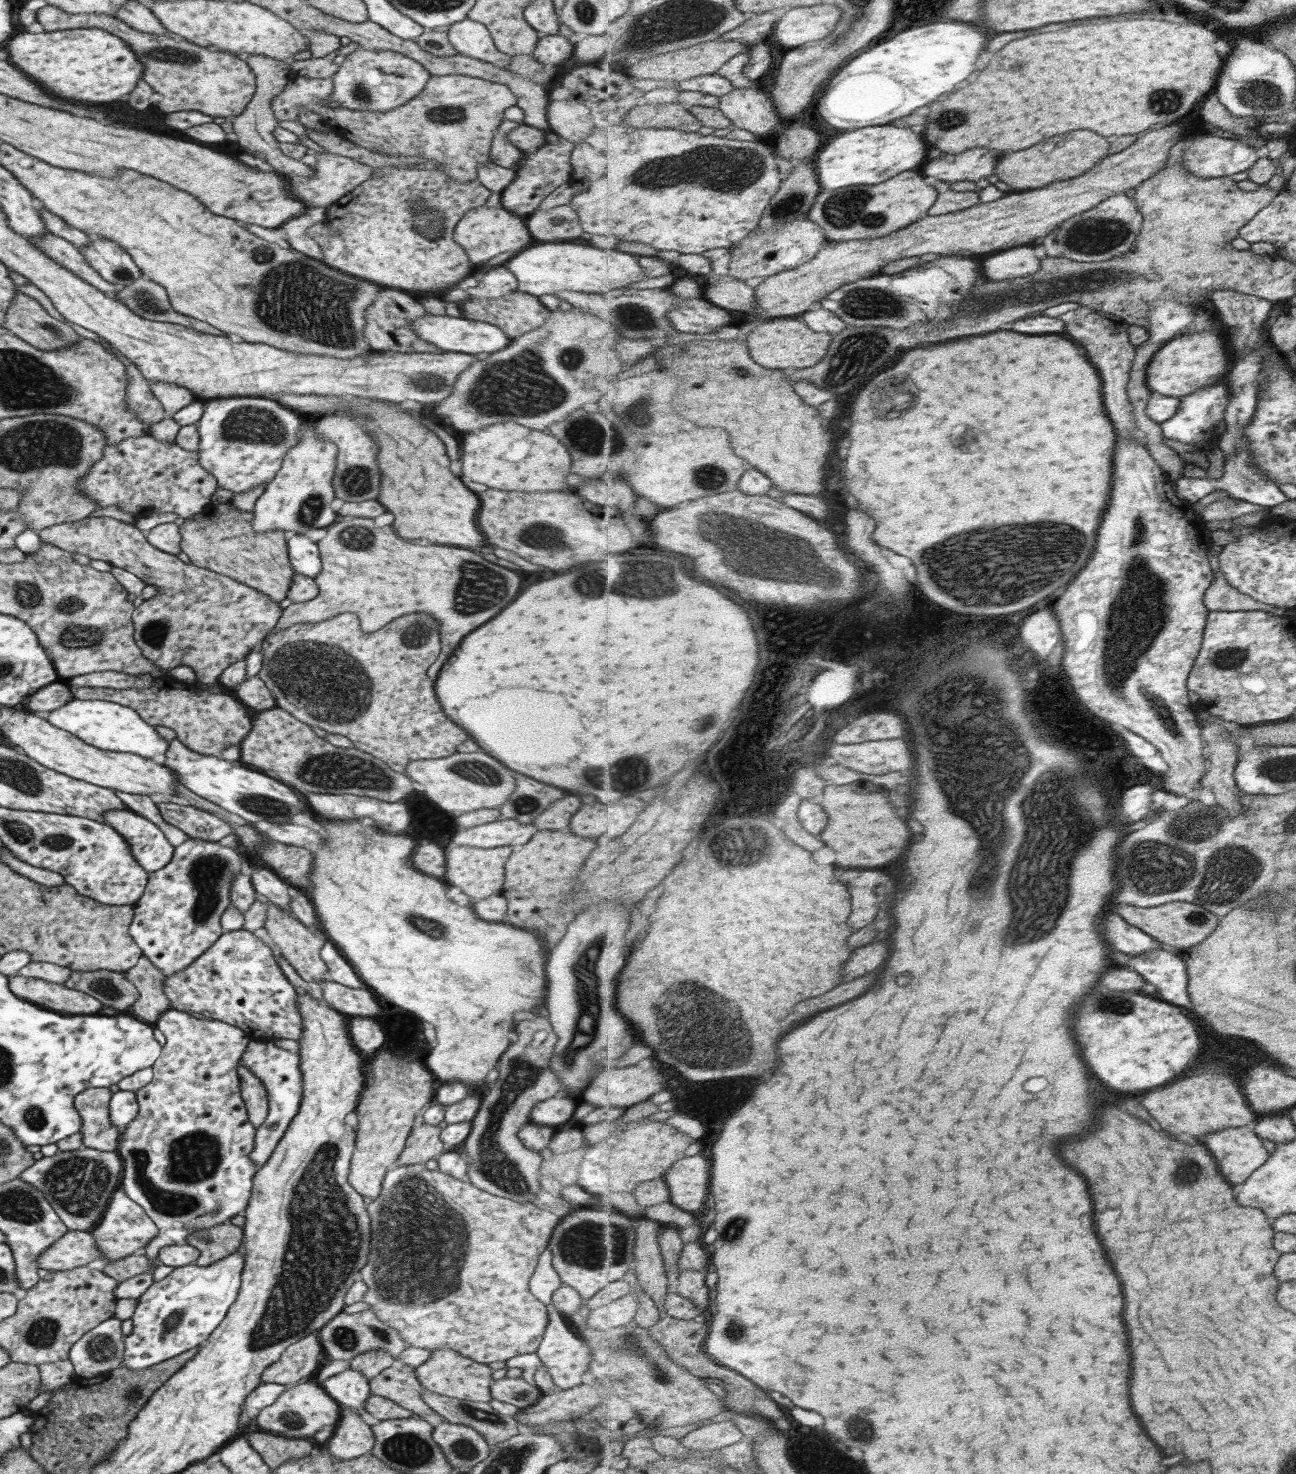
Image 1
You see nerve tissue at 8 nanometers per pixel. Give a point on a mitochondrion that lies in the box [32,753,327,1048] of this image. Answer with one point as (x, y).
(208, 873)

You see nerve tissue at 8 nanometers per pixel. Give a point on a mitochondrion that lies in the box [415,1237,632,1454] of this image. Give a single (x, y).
(477, 1414)

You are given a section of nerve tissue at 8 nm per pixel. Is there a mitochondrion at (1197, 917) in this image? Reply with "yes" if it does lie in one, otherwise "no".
yes

